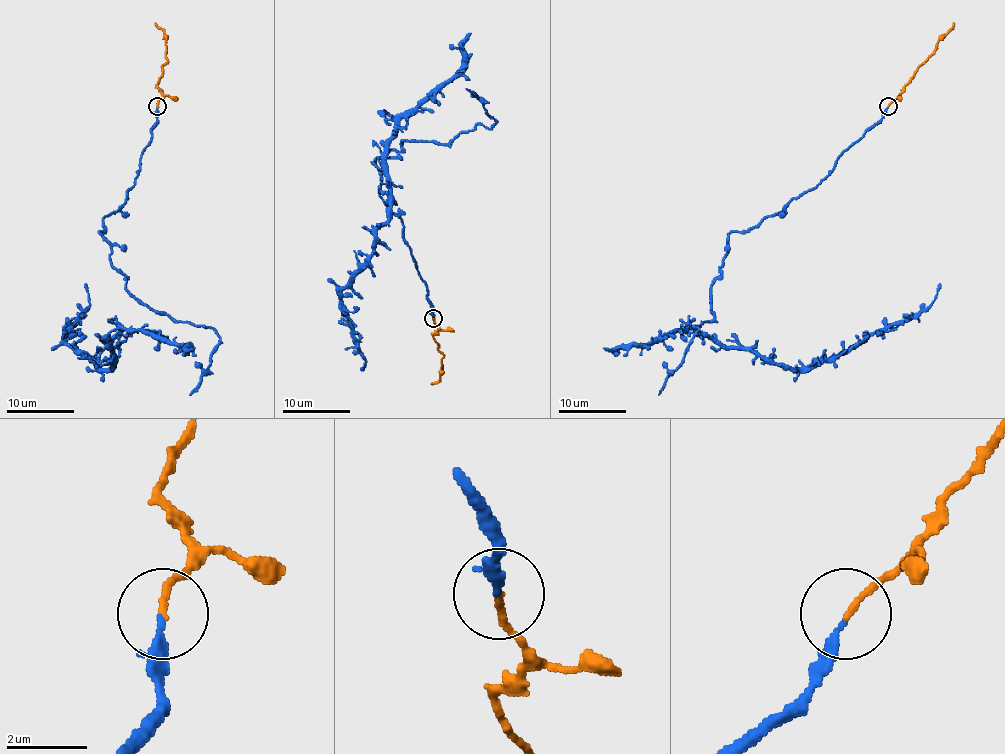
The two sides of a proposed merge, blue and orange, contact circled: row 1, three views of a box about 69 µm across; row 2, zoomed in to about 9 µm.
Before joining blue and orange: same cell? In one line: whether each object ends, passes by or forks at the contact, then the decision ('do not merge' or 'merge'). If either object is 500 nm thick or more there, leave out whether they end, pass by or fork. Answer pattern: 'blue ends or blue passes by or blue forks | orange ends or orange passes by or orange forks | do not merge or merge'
blue ends | orange ends | merge

